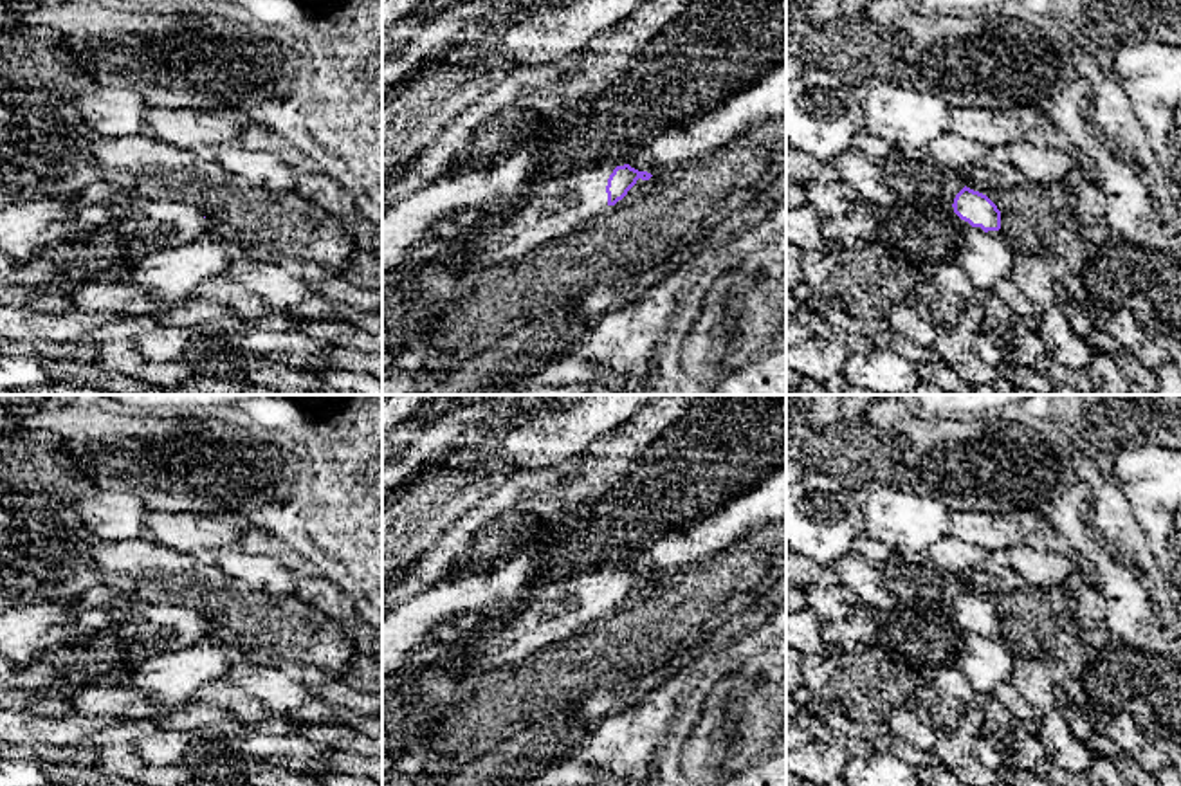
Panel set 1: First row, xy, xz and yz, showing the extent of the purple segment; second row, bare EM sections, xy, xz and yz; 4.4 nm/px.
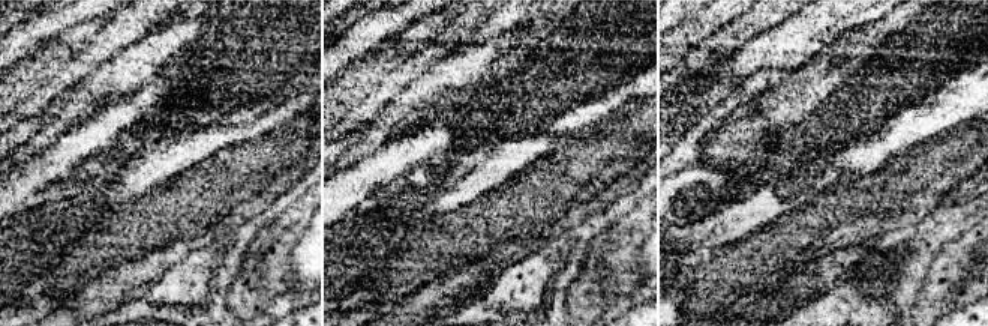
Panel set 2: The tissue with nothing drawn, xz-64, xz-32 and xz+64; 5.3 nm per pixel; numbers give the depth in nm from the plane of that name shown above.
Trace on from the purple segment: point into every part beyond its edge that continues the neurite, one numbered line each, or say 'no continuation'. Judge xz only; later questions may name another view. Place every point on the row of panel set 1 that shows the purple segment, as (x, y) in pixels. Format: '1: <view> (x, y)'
1: xz (581, 195)

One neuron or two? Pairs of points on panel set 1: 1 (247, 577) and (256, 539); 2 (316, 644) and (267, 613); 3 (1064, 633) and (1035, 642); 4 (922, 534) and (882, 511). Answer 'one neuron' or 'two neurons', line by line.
1: two neurons
2: one neuron
3: one neuron
4: one neuron

